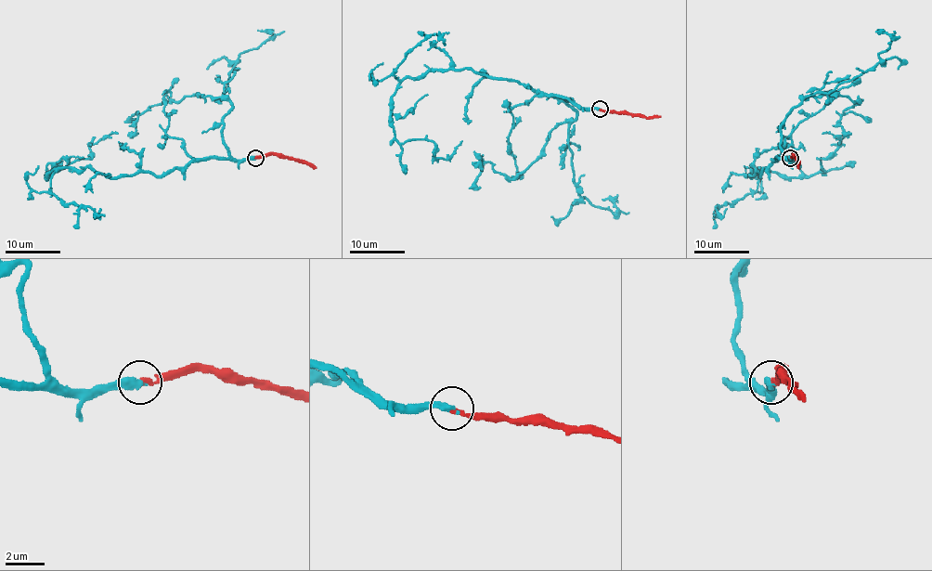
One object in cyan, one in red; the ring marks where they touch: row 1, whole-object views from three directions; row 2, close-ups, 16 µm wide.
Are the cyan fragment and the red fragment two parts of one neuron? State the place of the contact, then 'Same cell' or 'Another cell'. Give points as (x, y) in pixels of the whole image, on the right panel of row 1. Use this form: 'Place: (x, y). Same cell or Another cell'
Place: (790, 158). Same cell

